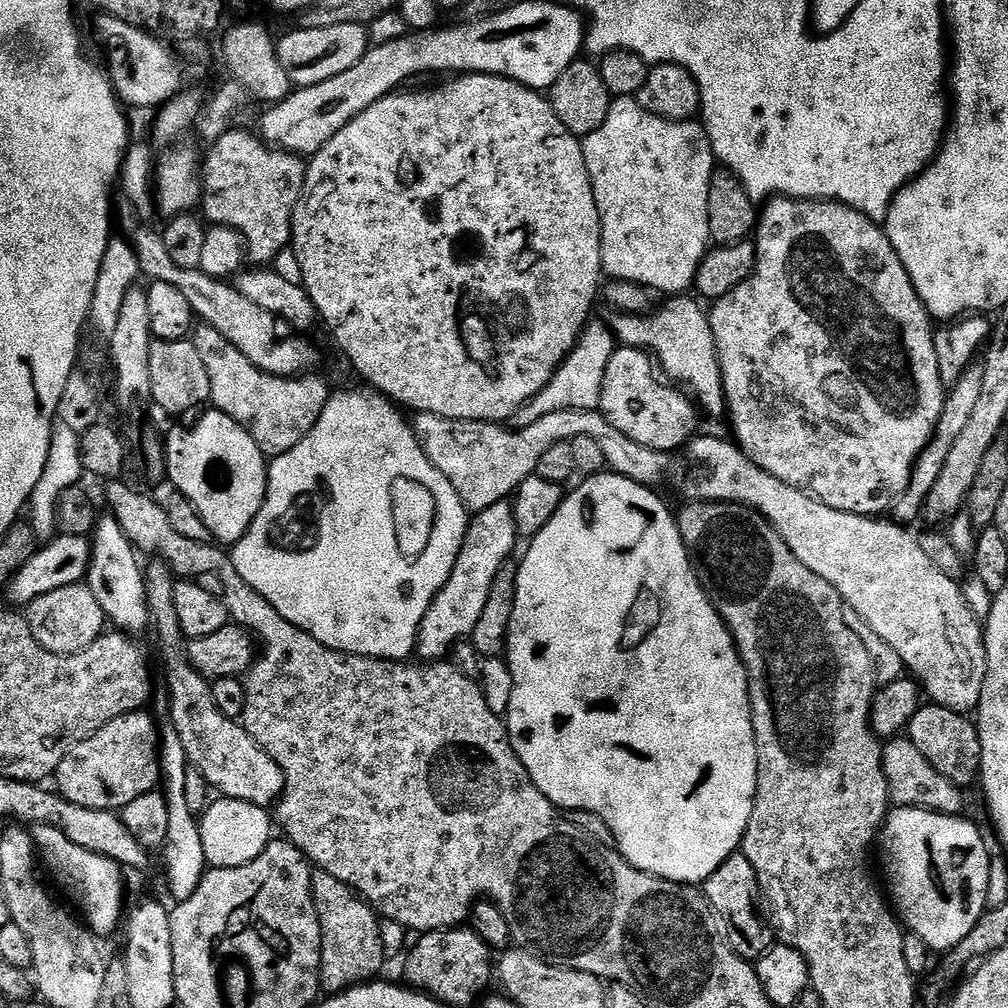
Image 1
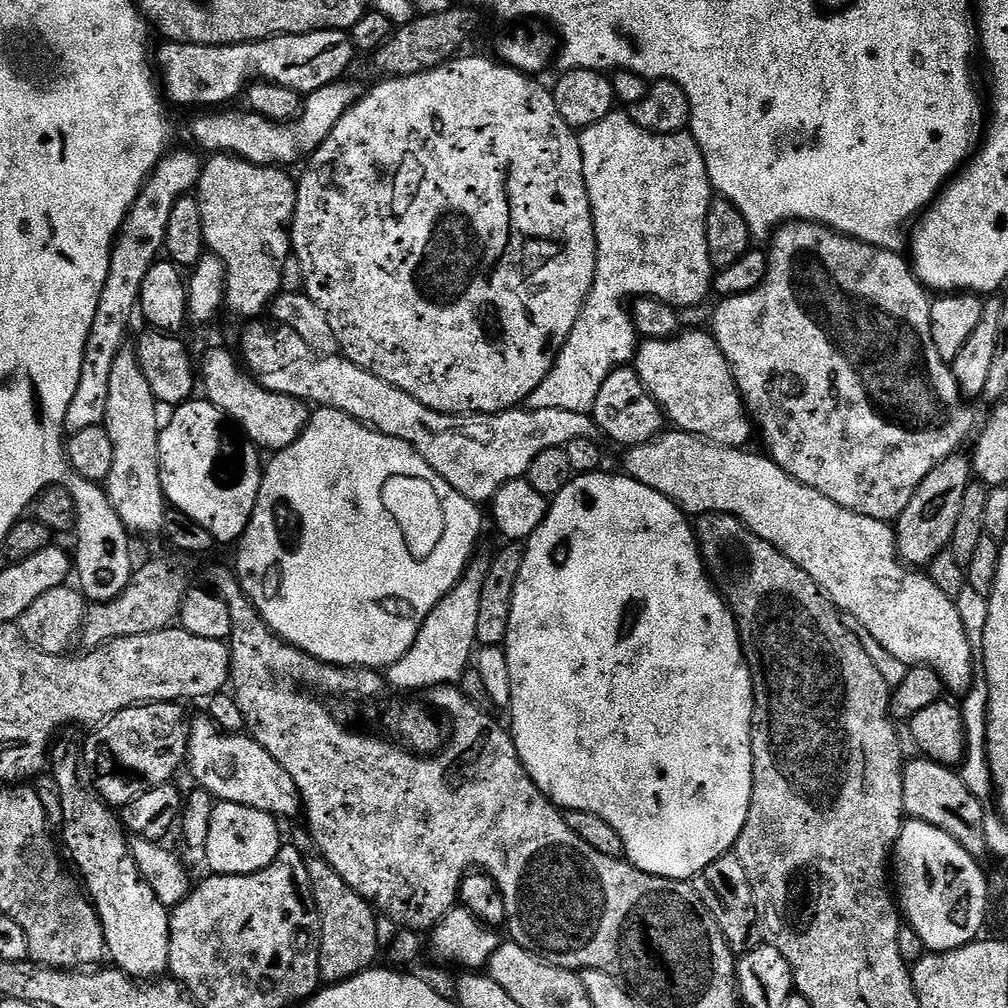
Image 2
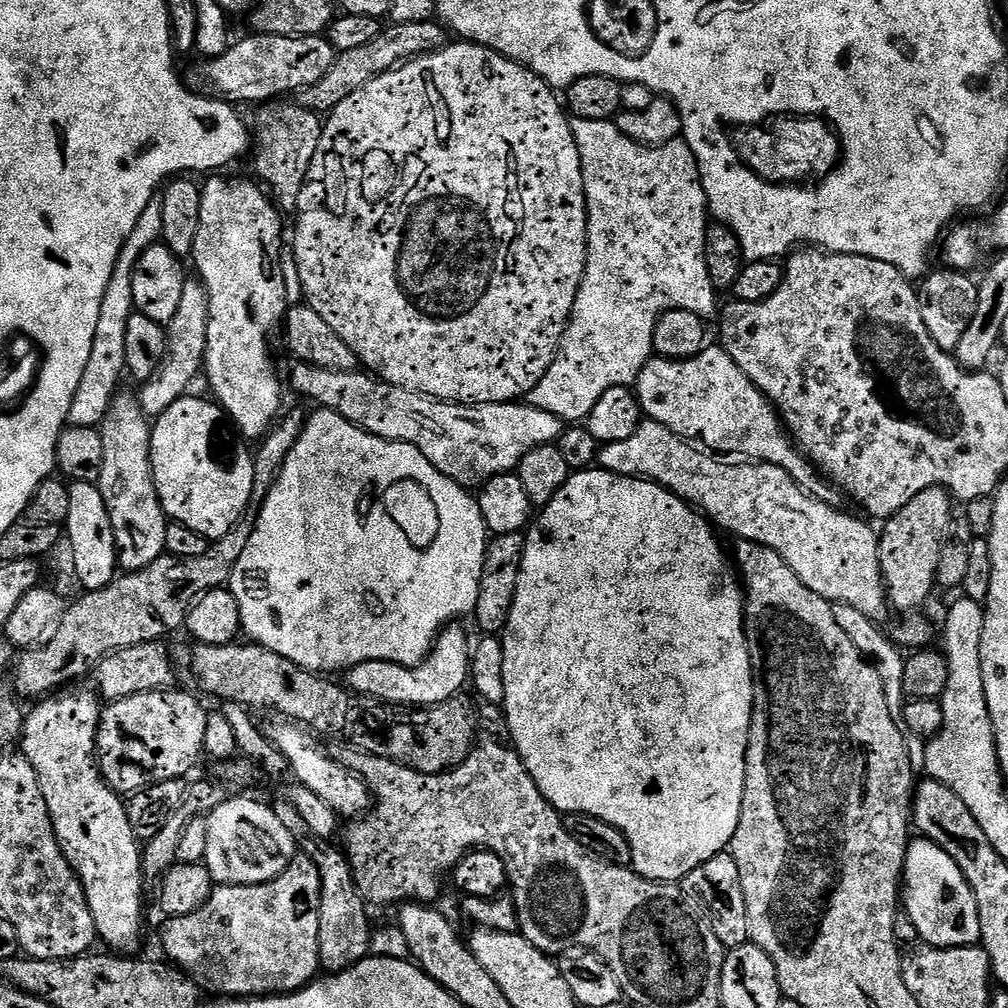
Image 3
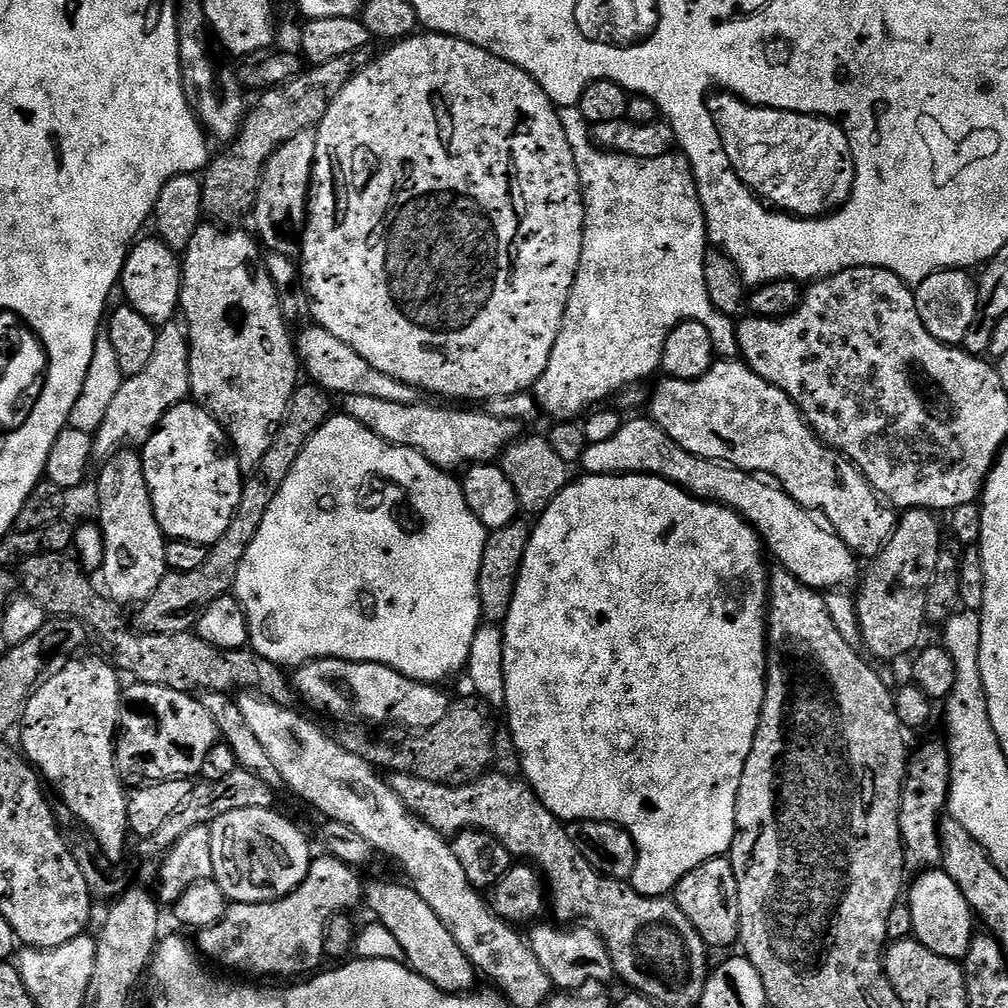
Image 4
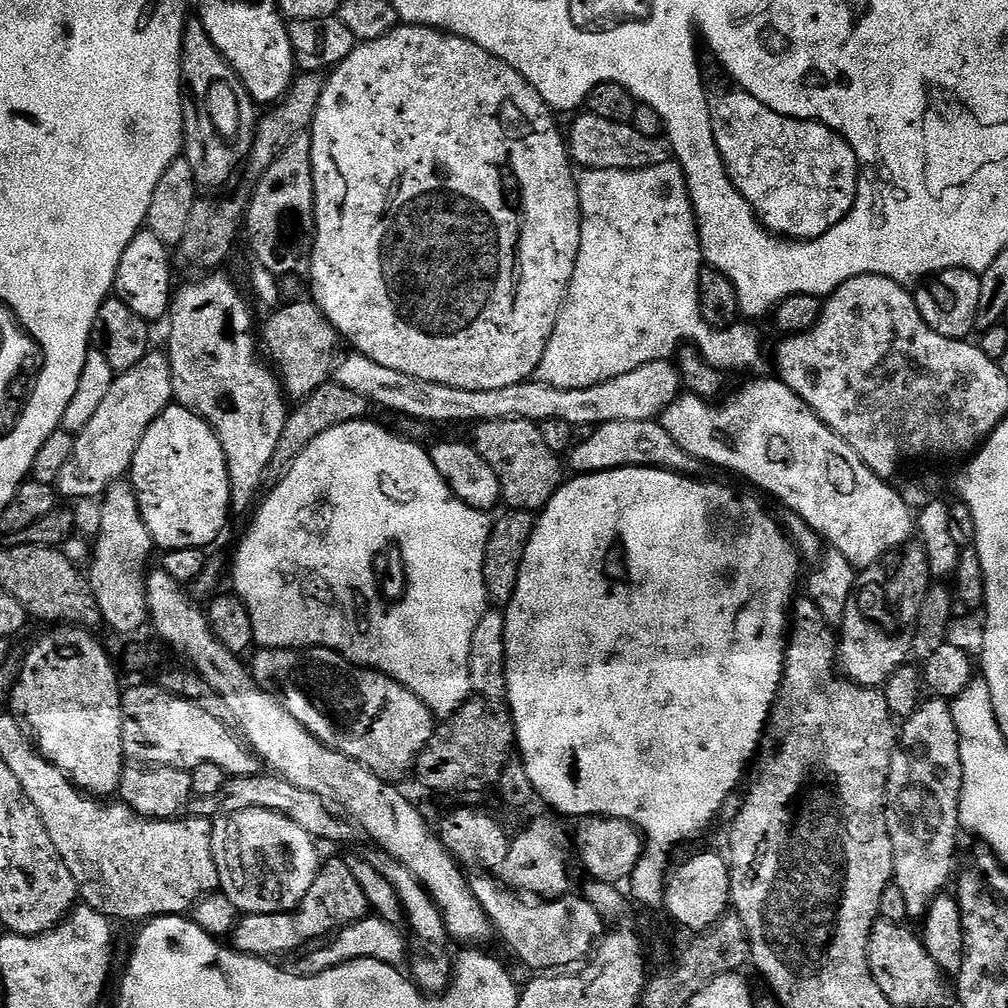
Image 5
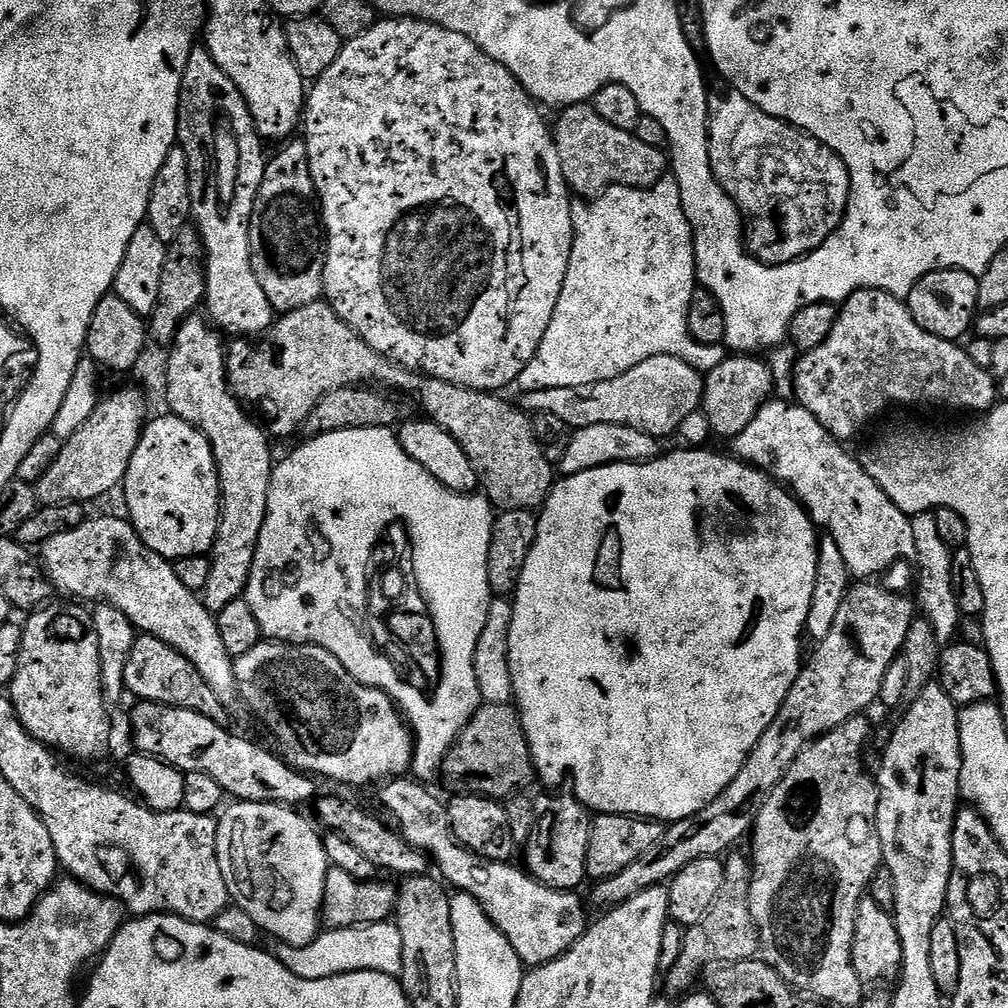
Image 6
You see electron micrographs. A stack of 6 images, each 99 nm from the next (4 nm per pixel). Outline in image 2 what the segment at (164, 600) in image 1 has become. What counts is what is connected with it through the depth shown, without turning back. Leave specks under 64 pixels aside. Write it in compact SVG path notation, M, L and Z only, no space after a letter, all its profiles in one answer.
M206 714L191 717L188 730L186 768L192 771L199 787L226 804L241 804L262 810L277 818L297 816L302 812L300 791L268 751L247 734L222 732Z

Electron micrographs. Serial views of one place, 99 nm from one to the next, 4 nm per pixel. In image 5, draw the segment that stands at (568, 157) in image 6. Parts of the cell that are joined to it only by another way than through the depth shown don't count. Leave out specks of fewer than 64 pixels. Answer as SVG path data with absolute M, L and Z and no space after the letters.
M591 114L580 115L575 117L577 120L573 122L572 129L566 132L566 143L571 159L577 165L580 163L581 169L638 170L658 166L662 162L673 159L672 145L663 135L638 134L638 130L628 122L607 120Z

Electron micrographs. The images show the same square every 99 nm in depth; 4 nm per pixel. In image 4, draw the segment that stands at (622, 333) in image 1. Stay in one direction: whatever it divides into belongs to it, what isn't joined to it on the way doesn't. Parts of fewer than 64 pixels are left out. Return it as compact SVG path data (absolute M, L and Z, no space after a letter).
M720 358L697 380L664 378L661 381L653 390L652 396L650 392L650 419L667 436L674 438L674 442L678 442L682 450L771 478L790 494L790 498L794 498L796 504L801 504L809 512L823 517L836 535L842 538L842 542L846 542L846 546L861 557L875 557L890 539L892 531L896 529L897 513L881 499L872 489L872 483L847 458L828 447L812 431L800 407L782 389L754 374L754 370L747 364L736 358Z

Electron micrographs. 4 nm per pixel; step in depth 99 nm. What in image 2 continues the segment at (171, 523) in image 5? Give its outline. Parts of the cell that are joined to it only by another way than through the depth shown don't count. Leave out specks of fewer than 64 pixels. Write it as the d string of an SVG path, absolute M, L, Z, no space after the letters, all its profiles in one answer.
M193 398L179 405L172 417L167 417L160 430L160 477L165 501L175 511L190 514L198 526L210 530L213 541L235 545L248 529L254 506L260 493L262 475L261 449L234 427L233 421L218 406L203 398Z

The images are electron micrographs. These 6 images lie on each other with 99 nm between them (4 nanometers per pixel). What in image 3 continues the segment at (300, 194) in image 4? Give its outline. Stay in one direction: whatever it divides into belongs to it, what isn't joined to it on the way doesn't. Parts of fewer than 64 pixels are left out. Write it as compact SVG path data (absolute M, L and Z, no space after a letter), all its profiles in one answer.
M264 102L255 109L254 156L256 152L255 179L270 193L277 208L285 213L295 213L298 194L308 177L310 162L318 150L322 120L317 113L303 108L298 102Z

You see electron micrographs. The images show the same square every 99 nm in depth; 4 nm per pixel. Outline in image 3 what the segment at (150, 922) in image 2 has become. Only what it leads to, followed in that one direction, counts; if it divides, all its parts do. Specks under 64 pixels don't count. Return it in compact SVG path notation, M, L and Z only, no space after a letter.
M67 692L41 699L33 707L37 708L27 713L22 754L38 774L38 786L42 786L58 846L82 882L97 937L105 940L113 953L136 954L144 936L146 881L140 862L142 844L130 826L121 793L115 792L100 772L96 735L101 701L88 692Z

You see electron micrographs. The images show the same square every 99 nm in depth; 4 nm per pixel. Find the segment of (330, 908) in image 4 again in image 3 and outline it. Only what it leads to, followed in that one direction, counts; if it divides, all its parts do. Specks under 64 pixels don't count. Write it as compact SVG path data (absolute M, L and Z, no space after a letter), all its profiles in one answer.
M298 854L270 882L261 884L222 884L213 887L210 898L194 914L185 916L173 916L165 919L164 924L164 952L169 956L171 963L179 971L183 972L189 980L196 983L197 988L205 993L213 992L219 998L267 998L270 996L283 996L289 992L299 992L301 988L308 987L313 980L317 979L320 967L320 951L318 950L318 918L320 917L320 879L318 878L318 866L310 862L310 858L303 854Z

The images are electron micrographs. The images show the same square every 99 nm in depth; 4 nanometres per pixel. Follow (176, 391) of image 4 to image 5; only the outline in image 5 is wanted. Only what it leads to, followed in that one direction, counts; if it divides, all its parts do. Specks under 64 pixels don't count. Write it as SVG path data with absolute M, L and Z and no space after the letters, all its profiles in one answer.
M149 351L148 355L142 358L142 362L138 362L138 366L119 373L116 381L110 386L110 394L106 394L106 399L102 401L102 407L94 413L94 418L90 418L90 423L81 432L75 433L74 454L70 458L66 470L62 470L62 474L58 474L54 485L57 493L63 499L65 496L68 499L65 501L68 502L100 498L103 497L109 486L123 481L129 475L134 462L134 454L138 450L138 442L142 442L142 434L146 434L149 426L170 407L173 400L172 371L168 357L163 351Z

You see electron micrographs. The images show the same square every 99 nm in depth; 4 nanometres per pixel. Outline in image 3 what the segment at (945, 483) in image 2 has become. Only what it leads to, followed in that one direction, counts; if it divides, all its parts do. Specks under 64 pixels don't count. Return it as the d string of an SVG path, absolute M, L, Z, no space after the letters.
M946 488L922 490L898 514L883 521L880 538L880 574L893 609L900 614L912 614L928 600L932 587L937 587L936 571L939 569L940 555L944 541L950 536L954 523L952 516L954 497Z

